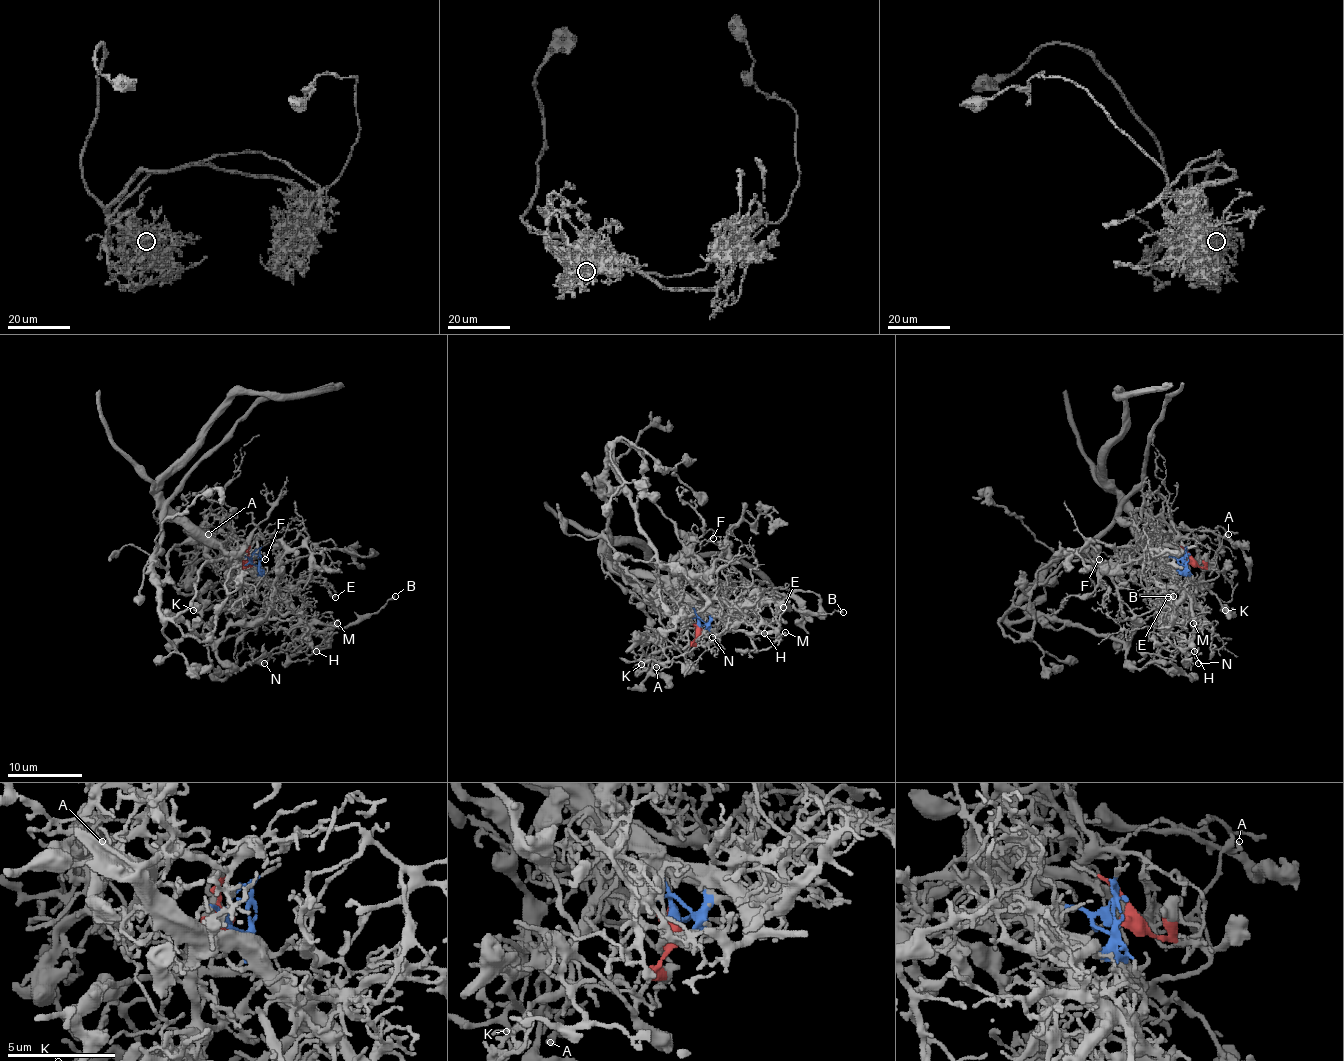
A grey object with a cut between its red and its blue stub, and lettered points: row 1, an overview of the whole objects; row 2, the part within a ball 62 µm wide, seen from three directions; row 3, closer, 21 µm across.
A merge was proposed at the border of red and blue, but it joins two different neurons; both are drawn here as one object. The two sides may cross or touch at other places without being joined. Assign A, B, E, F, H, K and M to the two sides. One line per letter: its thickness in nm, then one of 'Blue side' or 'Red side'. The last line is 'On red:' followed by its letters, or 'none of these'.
A: Thickness 140 nm. Blue side
B: Thickness 220 nm. Blue side
E: Thickness 160 nm. Blue side
F: Thickness 100 nm. Blue side
H: Thickness 150 nm. Blue side
K: Thickness 130 nm. Red side
M: Thickness 170 nm. Blue side
On red: K

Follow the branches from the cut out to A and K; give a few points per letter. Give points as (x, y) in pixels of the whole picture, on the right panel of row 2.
A: (1188, 563), (1171, 557), (1164, 561), (1167, 566), (1192, 561), (1206, 563), (1229, 535)
K: (1188, 563), (1206, 566), (1218, 574), (1214, 579), (1199, 585), (1212, 592), (1221, 603), (1221, 609), (1225, 609)

